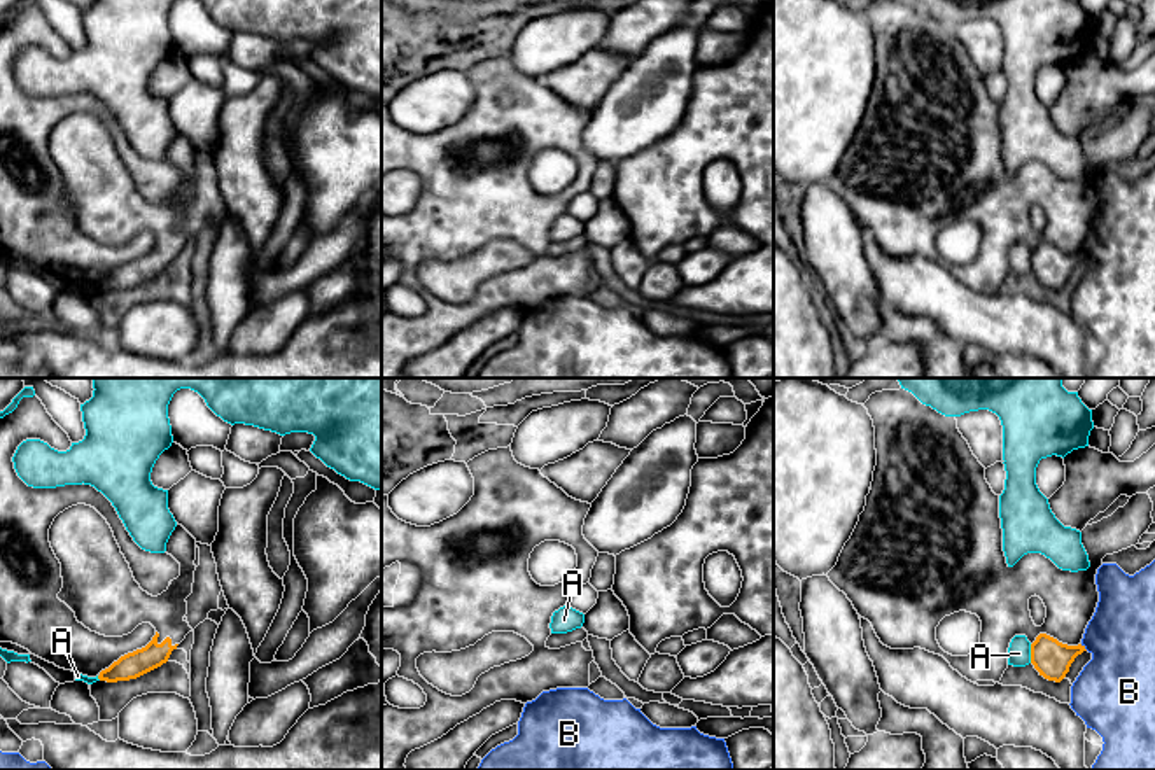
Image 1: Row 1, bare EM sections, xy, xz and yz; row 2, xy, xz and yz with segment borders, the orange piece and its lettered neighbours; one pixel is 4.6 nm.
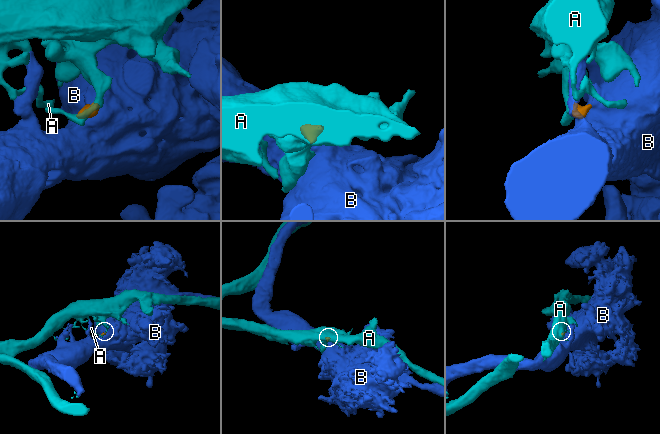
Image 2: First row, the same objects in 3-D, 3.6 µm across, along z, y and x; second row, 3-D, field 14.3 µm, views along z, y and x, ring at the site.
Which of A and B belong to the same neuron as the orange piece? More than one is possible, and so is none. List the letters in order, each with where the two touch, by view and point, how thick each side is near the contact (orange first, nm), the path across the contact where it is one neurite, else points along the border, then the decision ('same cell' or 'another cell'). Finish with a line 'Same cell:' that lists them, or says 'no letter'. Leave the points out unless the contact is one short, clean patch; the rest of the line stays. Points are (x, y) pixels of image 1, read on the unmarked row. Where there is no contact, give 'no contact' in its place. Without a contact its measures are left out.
A: meets orange in yz at (1031, 261); 170 nm thick on the orange side, 110 nm on the other; border along yz (1029, 252), (1031, 270); another cell
B: meets orange in yz at (1084, 254); 170 nm thick on the orange side, 360 nm on the other; border along yz (1080, 252), (1087, 258); another cell
Same cell: no letter

